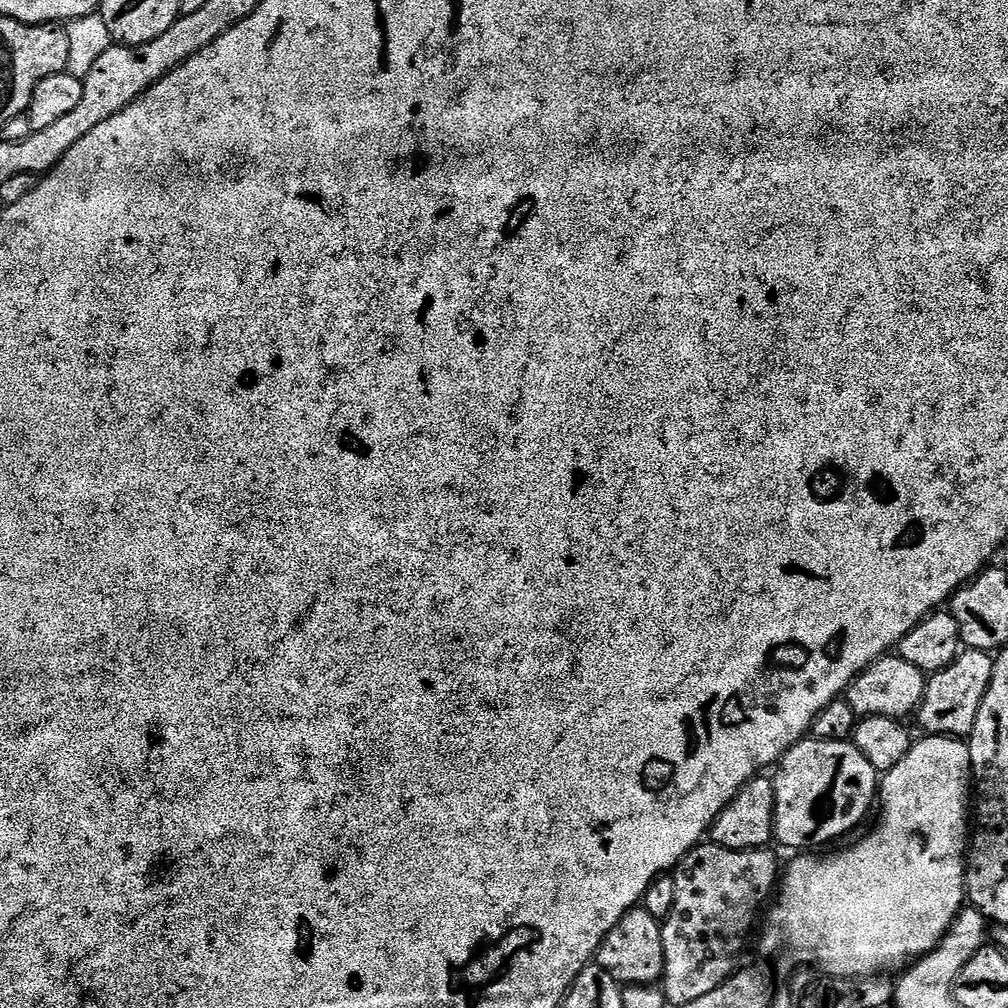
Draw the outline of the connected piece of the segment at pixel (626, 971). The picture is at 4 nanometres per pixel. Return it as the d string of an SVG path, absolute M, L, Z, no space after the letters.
M643 906L631 908L627 914L606 934L596 951L595 963L613 976L621 986L630 984L659 985L664 979L666 954L662 946L662 924L654 918Z

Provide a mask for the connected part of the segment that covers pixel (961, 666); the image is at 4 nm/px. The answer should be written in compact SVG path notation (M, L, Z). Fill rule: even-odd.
M964 648L953 664L931 673L924 685L924 701L918 709L918 724L933 736L971 736L982 698L986 698L986 690L990 686L993 663L993 653Z

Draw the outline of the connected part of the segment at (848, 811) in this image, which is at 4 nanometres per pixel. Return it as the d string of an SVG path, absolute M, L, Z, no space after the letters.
M799 740L780 759L774 783L774 840L784 848L800 848L796 850L820 850L823 844L854 831L864 815L873 811L878 796L878 773L866 762L866 754L846 740Z

